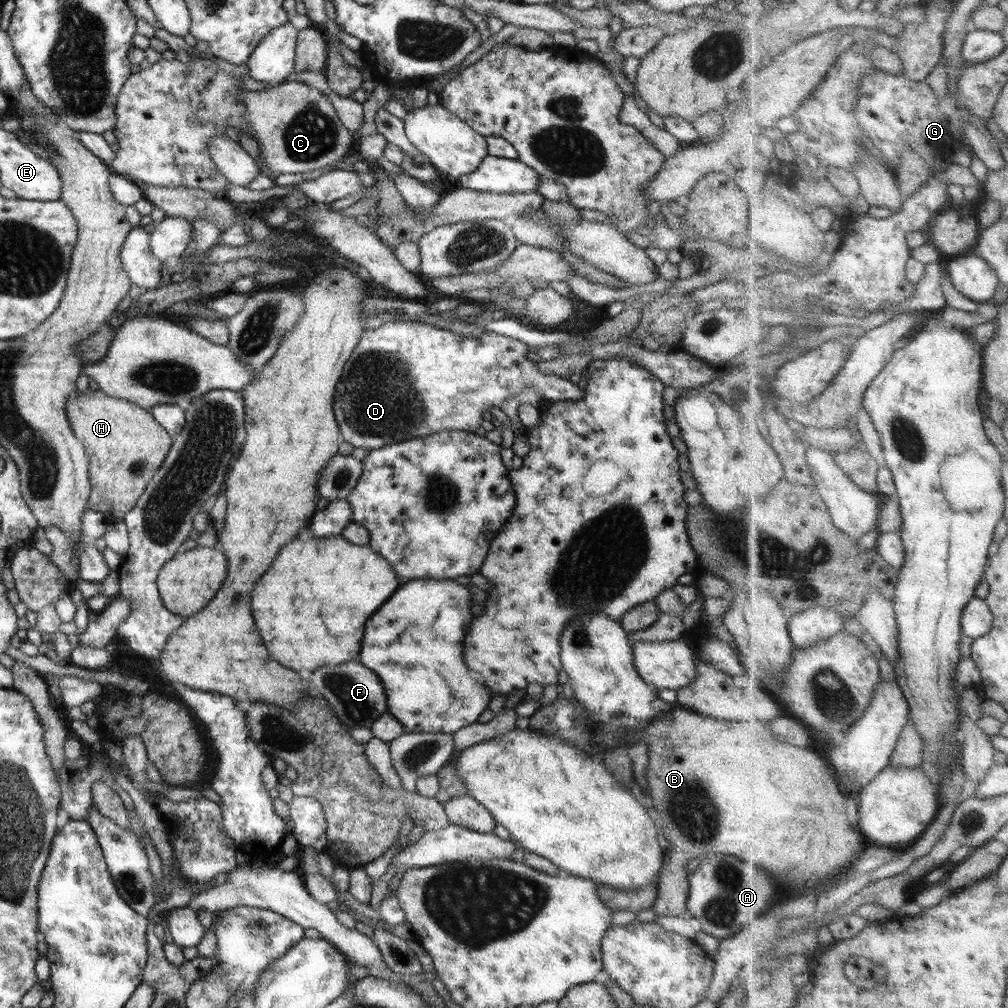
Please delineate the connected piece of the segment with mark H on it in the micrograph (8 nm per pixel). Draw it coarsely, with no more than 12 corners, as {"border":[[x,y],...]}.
{"border":[[88,388],[66,402],[89,457],[87,508],[122,521],[173,438]]}

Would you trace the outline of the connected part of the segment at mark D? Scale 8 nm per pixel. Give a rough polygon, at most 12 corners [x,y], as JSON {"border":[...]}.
{"border":[[419,321],[362,332],[334,418],[355,448],[474,433],[537,390],[521,340]]}

